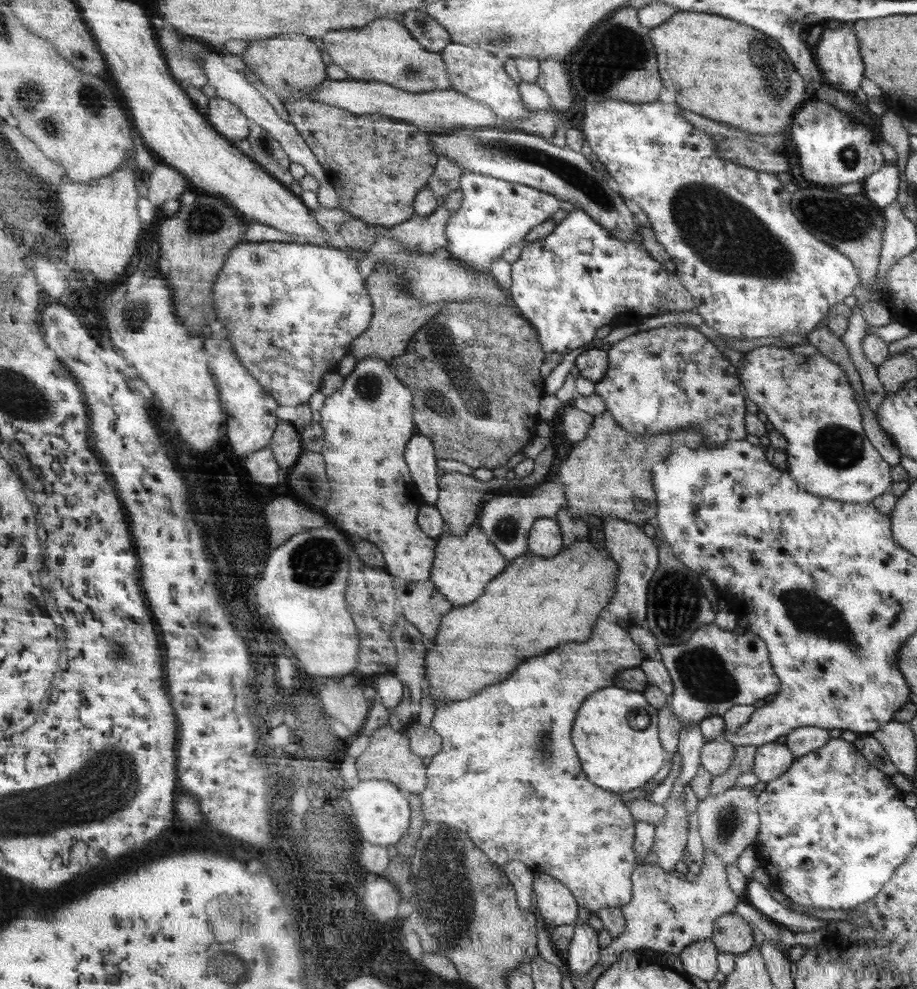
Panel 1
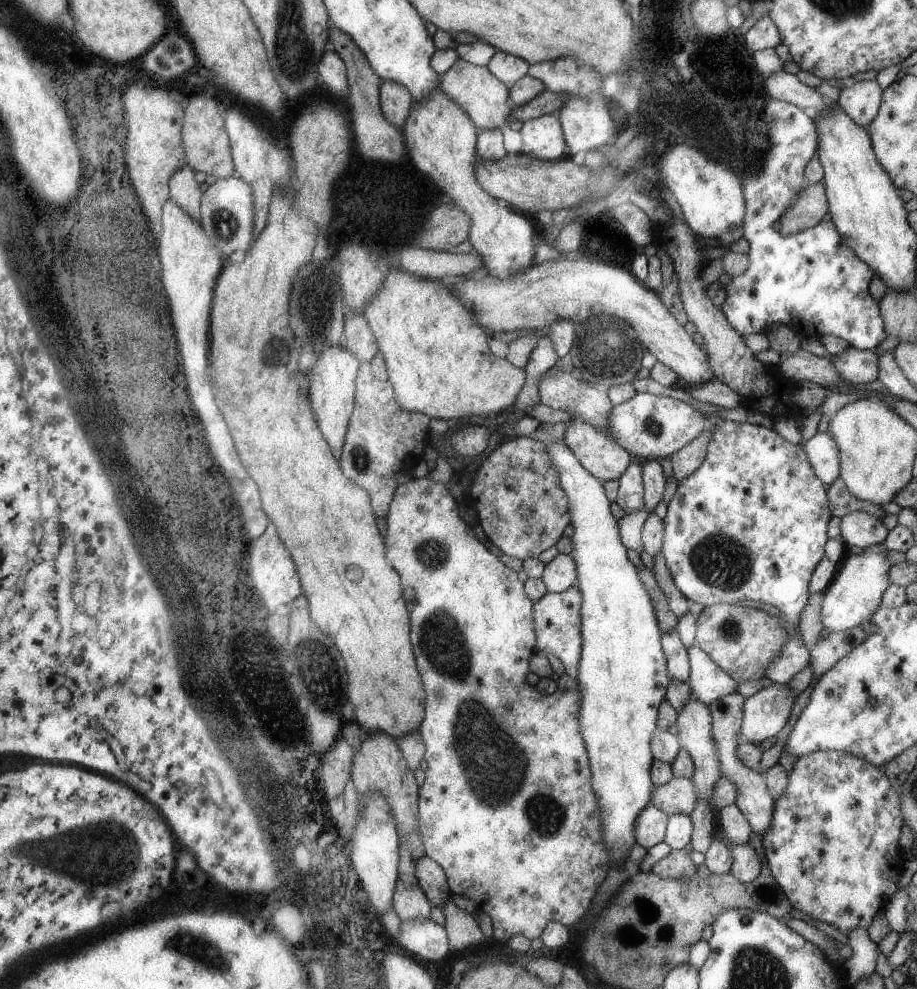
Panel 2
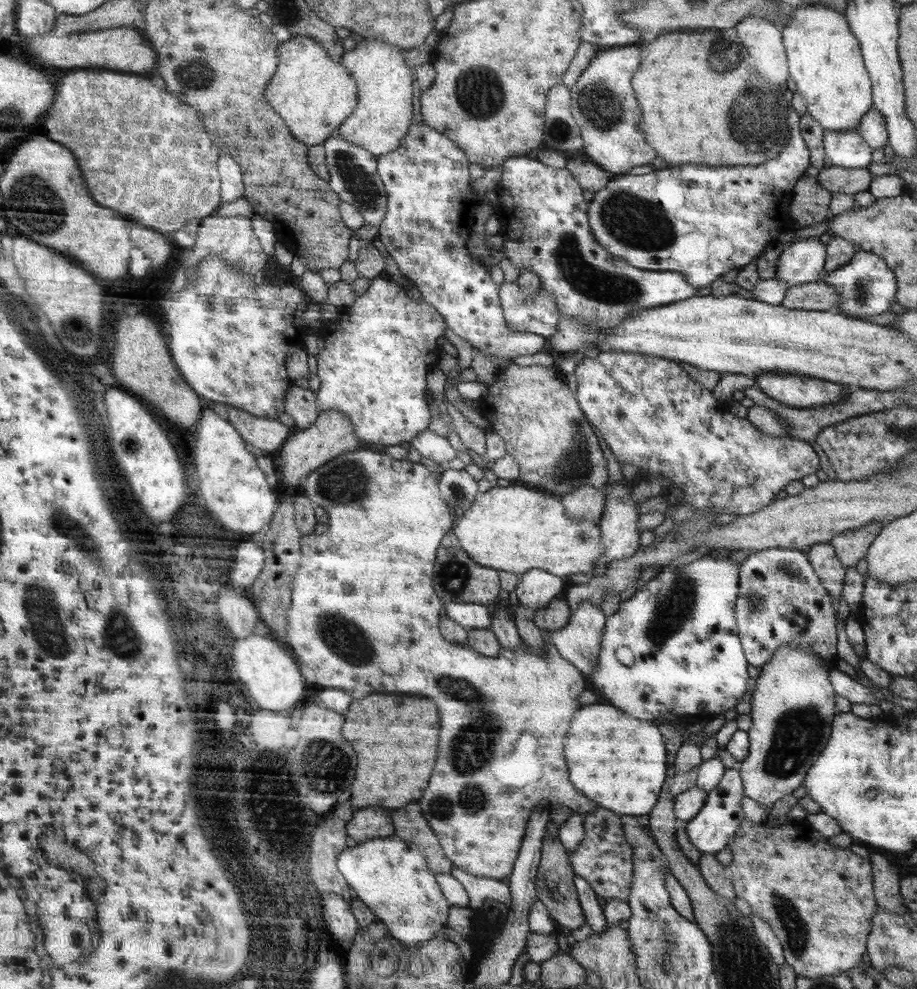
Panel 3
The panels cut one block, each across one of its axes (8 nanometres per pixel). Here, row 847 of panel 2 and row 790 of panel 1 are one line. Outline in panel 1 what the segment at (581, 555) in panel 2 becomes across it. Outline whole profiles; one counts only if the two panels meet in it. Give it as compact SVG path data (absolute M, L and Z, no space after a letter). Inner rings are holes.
M608 686L588 696L588 704L580 708L580 716L576 716L576 728L572 728L572 740L576 740L576 748L580 748L580 760L584 760L584 772L588 772L588 776L592 776L592 780L596 780L596 784L600 784L599 787L607 789L608 792L630 794L634 788L644 786L662 771L662 762L666 760L666 752L659 739L658 715L658 710L642 693L629 689ZM642 710L650 717L650 726L645 730L634 730L628 723L628 714L634 714L634 712L638 714Z

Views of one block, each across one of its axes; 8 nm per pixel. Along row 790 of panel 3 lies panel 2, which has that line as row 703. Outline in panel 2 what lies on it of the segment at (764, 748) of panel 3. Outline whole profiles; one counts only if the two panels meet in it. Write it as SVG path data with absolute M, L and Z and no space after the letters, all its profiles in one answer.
M774 683L747 698L743 705L741 741L760 744L763 740L777 736L786 726L797 697L789 684Z

